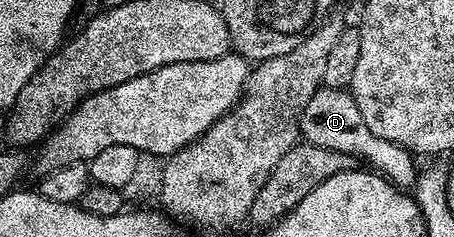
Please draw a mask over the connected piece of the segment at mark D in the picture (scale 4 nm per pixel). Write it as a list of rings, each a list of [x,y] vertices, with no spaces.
[[[318,89],[316,95],[308,99],[308,107],[304,107],[302,116],[298,118],[298,128],[303,142],[350,153],[359,162],[367,161],[371,170],[381,173],[387,181],[393,181],[399,187],[415,184],[415,154],[396,143],[388,143],[388,139],[372,135],[372,131],[368,131],[368,123],[364,123],[364,118],[360,116],[360,107],[356,107],[354,98],[345,89]]]

